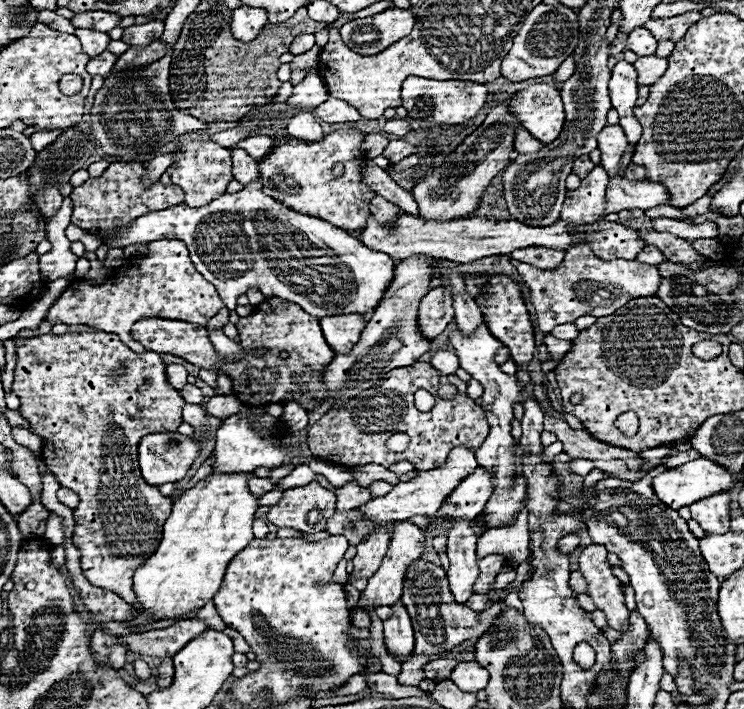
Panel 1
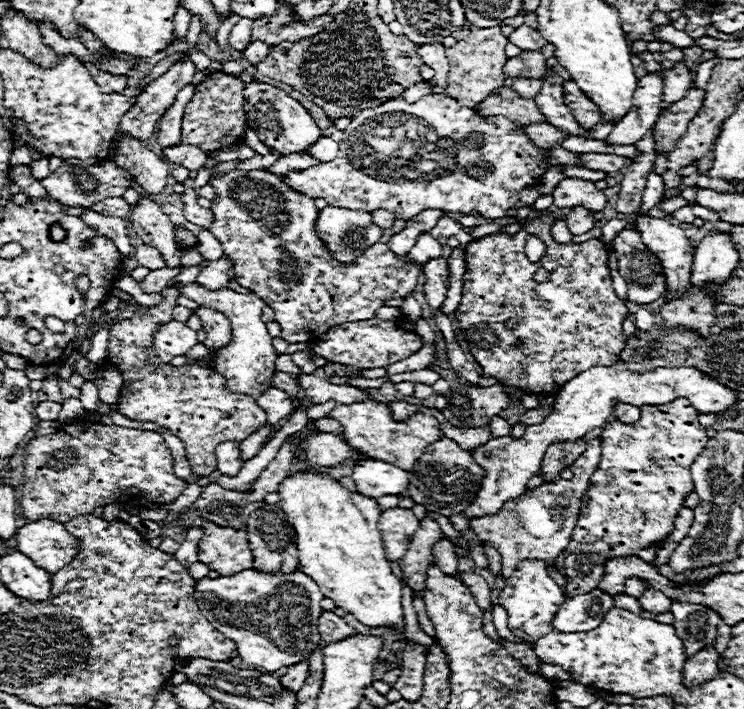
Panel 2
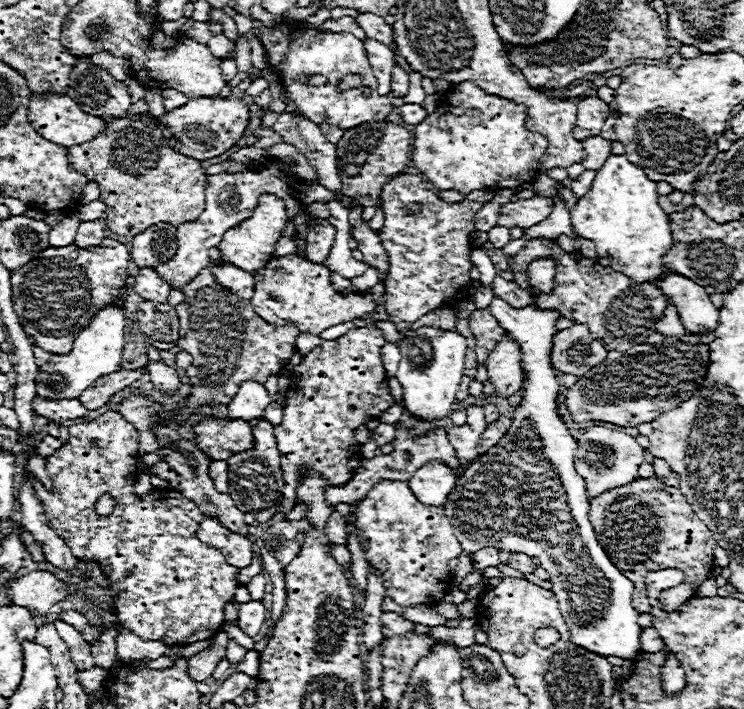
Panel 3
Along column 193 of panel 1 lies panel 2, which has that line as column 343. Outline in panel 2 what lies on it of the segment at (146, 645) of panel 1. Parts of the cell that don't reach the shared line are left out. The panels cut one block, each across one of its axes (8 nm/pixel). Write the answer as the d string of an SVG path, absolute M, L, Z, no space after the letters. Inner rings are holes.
M322 612L318 620L318 632L324 644L336 642L336 640L346 640L348 636L356 636L358 630L354 630L350 624L344 622L344 618L336 616L334 612Z

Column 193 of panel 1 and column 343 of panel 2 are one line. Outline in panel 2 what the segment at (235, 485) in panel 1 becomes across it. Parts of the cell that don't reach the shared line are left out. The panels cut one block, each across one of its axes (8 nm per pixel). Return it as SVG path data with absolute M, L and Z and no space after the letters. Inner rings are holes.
M302 472L284 478L278 494L278 506L296 530L300 570L316 580L320 592L364 626L384 626L404 632L402 584L392 574L390 562L386 560L384 542L378 532L380 508L376 500L348 492L330 476Z

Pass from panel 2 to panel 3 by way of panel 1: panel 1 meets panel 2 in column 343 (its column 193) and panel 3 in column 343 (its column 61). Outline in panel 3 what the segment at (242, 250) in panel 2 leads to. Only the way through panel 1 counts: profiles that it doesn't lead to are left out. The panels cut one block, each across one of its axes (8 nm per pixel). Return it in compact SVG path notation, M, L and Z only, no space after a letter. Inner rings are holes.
M294 254L272 258L260 272L254 274L254 280L252 308L256 308L258 316L268 320L268 324L292 324L306 334L318 336L330 326L362 318L364 314L372 314L376 310L376 304L372 298L368 298L368 294L344 296L336 292L332 288L330 270L326 266L312 264L310 260L298 258Z

